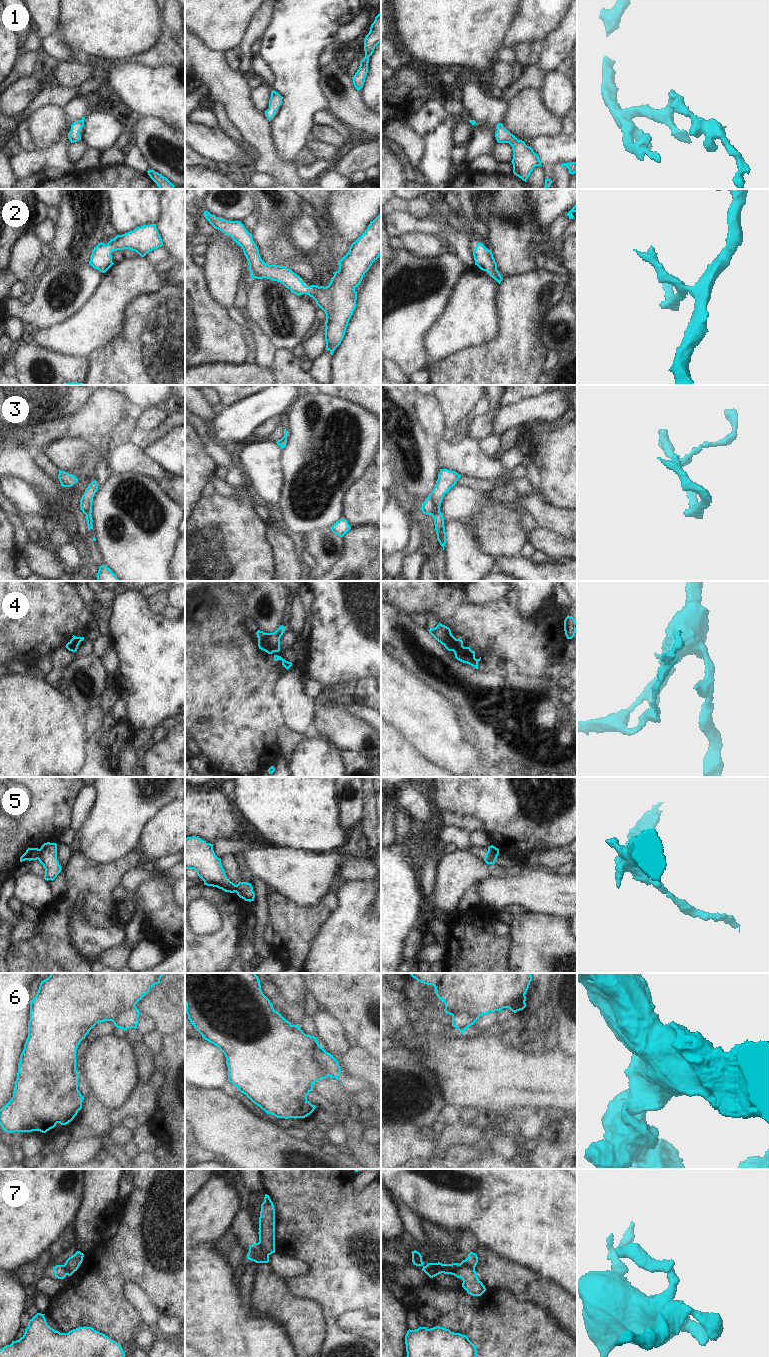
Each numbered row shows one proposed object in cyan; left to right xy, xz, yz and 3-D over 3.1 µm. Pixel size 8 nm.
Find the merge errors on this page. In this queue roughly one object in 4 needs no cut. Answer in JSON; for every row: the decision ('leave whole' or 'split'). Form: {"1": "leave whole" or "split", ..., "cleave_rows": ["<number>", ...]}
{"1": "leave whole", "2": "leave whole", "3": "leave whole", "4": "split", "5": "split", "6": "split", "7": "split", "cleave_rows": ["4", "5", "6", "7"]}

